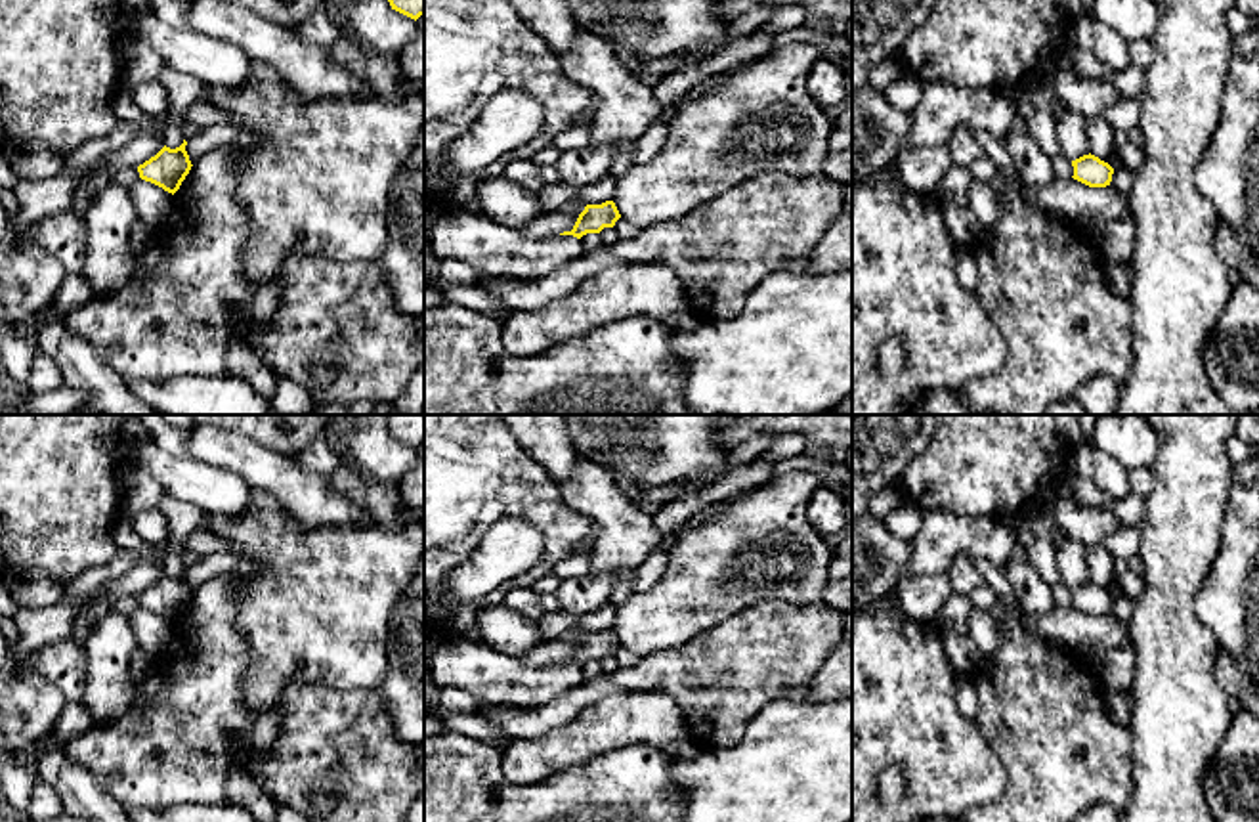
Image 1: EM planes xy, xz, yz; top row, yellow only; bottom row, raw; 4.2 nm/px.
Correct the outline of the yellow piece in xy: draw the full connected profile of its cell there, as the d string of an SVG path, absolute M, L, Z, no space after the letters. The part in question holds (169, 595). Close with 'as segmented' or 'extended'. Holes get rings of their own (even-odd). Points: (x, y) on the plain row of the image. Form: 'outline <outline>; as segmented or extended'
outline M185 568L176 577L164 573L155 585L138 595L139 606L174 623L193 595L185 573Z; as segmented

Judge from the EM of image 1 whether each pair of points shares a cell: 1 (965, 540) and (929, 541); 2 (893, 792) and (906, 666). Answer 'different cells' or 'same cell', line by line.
1: same cell
2: different cells

